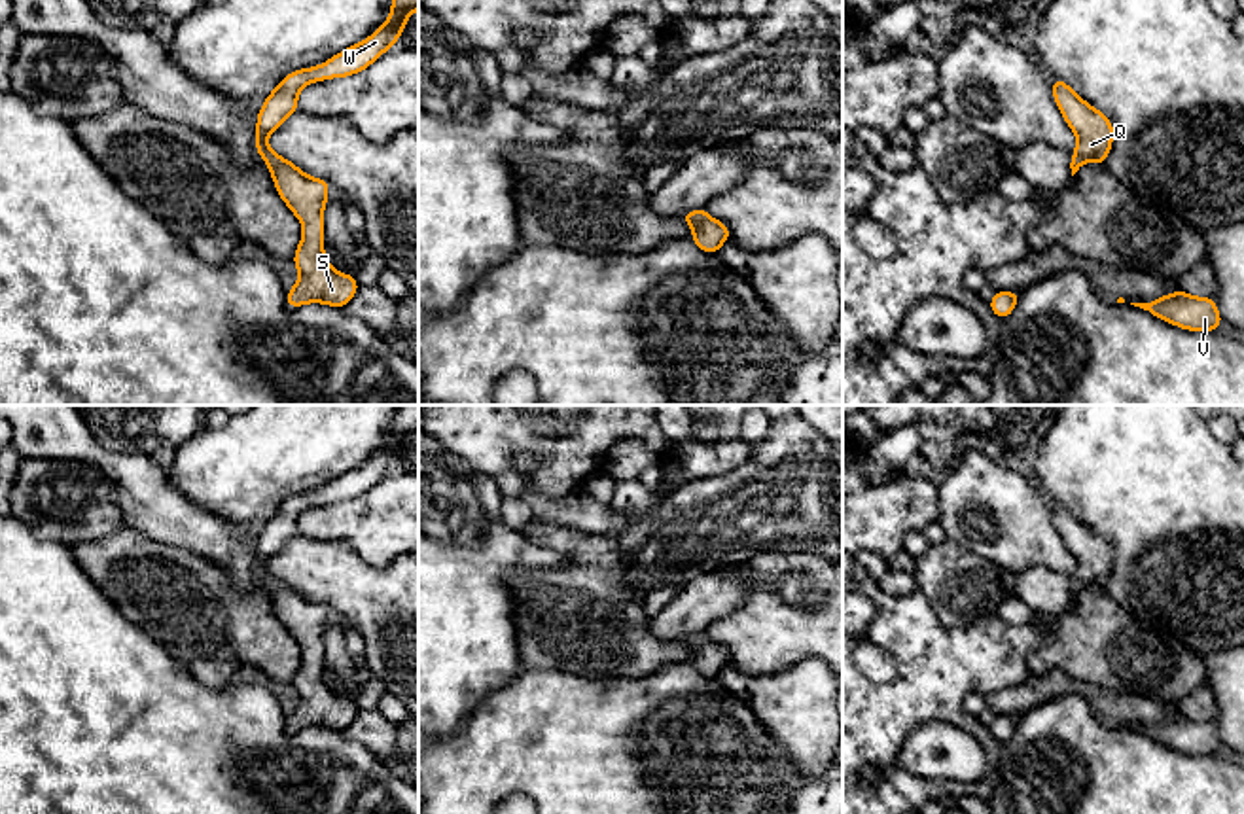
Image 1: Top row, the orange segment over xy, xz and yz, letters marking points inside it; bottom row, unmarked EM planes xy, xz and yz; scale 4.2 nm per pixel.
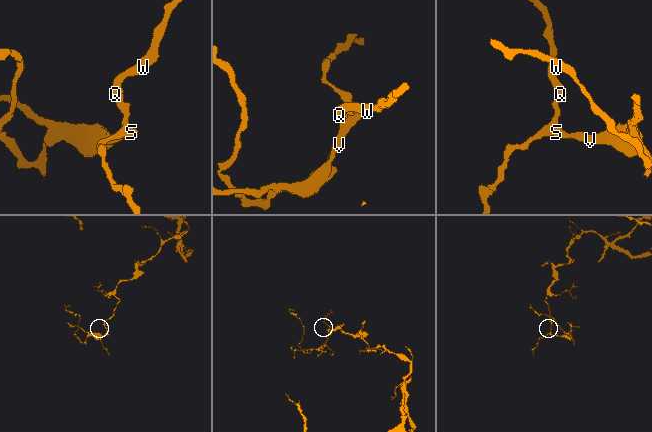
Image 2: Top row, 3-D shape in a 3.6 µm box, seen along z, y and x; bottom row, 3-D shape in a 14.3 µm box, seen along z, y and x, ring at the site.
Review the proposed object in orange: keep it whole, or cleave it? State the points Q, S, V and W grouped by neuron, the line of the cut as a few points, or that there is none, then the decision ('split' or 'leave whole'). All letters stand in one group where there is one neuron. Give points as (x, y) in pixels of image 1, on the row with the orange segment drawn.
groups Q S V W; cut none; leave whole

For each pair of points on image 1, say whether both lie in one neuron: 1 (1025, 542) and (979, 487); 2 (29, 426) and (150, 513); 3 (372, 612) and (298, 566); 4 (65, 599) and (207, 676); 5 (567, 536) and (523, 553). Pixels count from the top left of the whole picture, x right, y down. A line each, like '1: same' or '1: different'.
1: same
2: same
3: same
4: different
5: different

